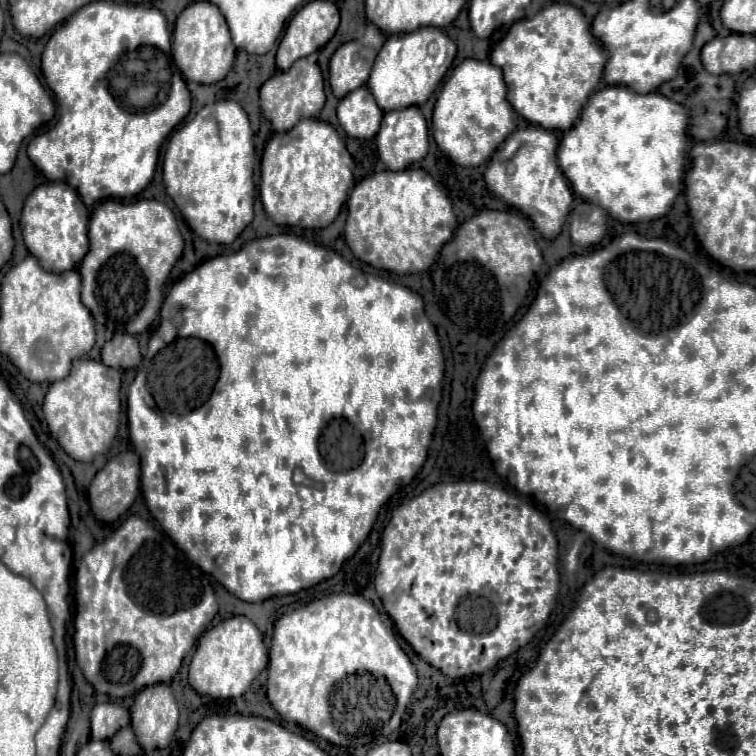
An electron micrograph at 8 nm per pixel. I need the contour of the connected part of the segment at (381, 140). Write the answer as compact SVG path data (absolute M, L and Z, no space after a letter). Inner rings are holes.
M418 106L384 114L376 136L378 156L388 170L404 170L428 152L428 124Z

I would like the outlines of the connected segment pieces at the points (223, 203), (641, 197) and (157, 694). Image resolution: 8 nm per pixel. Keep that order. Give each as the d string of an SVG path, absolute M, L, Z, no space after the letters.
M220 100L204 106L196 116L180 126L164 154L164 186L168 196L174 200L194 234L214 244L232 244L236 236L252 222L254 204L254 142L246 112L234 100Z
M606 86L596 90L582 110L580 120L564 134L558 148L558 164L570 180L574 192L604 208L620 222L646 222L664 216L682 190L686 154L686 110L660 92L636 94L626 86Z
M168 684L148 686L138 692L132 706L132 728L146 752L170 744L178 728L178 704Z

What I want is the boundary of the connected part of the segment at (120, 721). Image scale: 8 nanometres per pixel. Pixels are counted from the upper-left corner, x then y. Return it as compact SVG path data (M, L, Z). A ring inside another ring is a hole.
M116 702L96 704L92 708L92 738L94 740L108 740L120 728L128 724L130 724L130 712Z

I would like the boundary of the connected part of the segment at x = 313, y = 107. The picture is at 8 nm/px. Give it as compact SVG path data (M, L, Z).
M300 58L292 64L288 72L276 72L260 88L260 108L268 118L274 132L290 130L300 118L314 118L324 106L324 80L316 62Z

